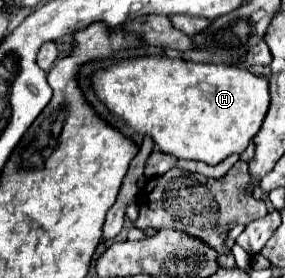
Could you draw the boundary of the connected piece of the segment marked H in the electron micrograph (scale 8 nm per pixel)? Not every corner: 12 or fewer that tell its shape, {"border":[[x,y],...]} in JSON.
{"border":[[143,55],[91,73],[117,121],[177,159],[243,153],[269,81]]}

